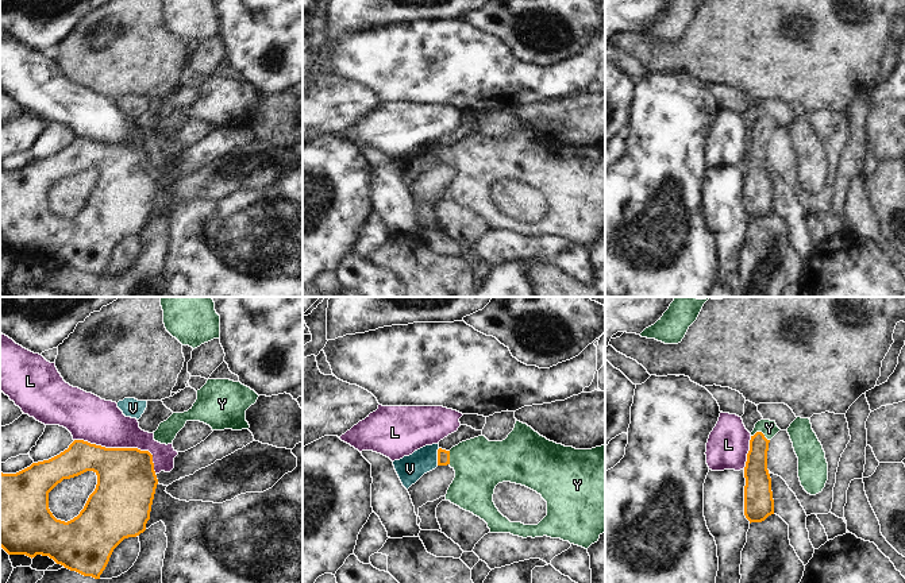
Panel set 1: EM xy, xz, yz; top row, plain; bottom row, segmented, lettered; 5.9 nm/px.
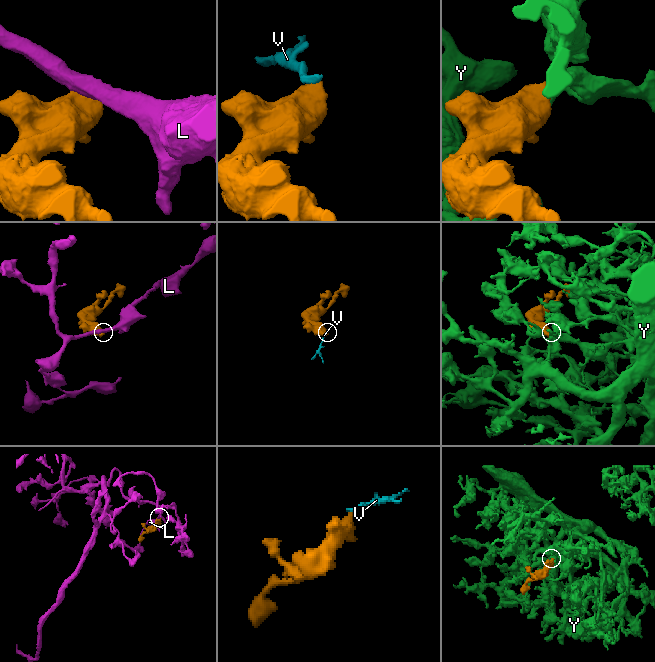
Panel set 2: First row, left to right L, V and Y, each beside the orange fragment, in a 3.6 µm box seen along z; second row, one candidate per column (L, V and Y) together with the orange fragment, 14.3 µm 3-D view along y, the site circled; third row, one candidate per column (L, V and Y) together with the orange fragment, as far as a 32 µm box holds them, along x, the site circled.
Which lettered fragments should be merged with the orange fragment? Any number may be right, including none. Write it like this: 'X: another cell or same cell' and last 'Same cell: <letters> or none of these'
L: another cell
V: another cell
Y: same cell
Same cell: Y

